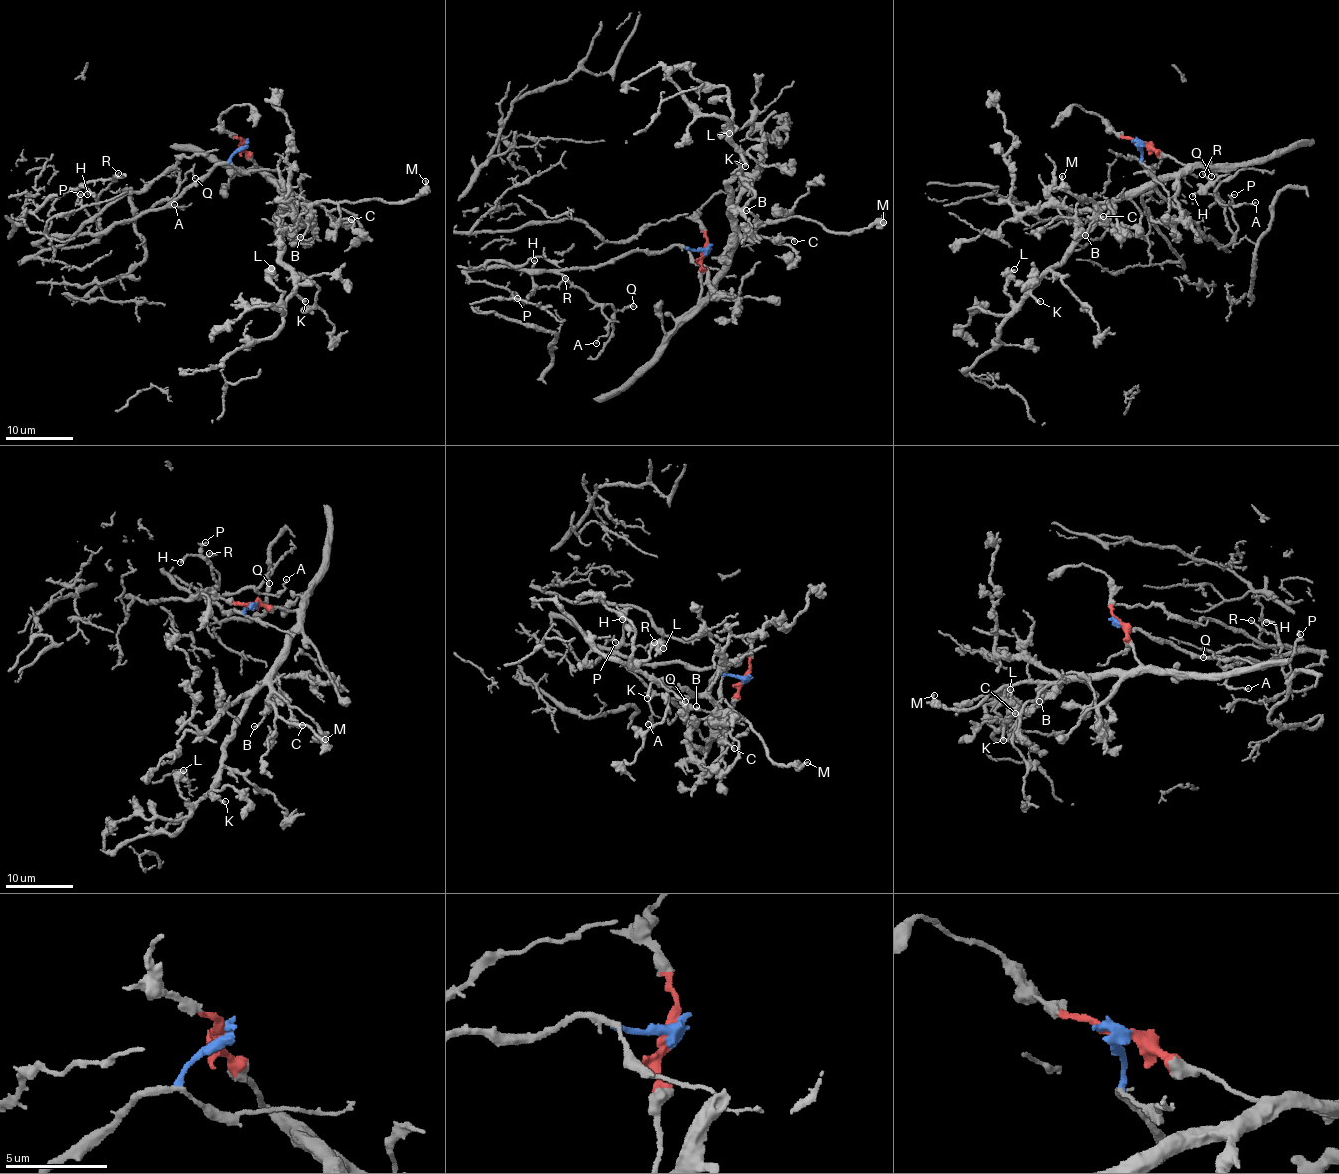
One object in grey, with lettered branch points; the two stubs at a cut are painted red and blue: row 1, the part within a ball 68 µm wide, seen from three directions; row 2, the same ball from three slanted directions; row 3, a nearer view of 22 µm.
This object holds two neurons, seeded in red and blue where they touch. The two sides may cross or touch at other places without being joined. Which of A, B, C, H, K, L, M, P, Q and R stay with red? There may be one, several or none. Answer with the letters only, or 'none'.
B, C, K, L, M

